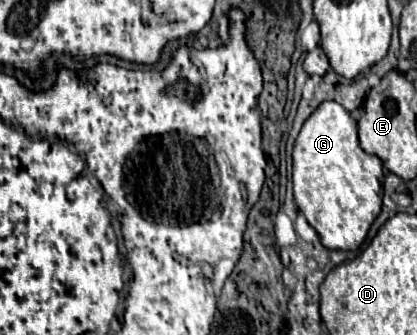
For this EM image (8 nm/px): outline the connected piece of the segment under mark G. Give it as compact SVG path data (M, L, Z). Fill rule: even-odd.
M322 101L300 129L292 161L296 205L320 235L320 243L328 249L358 249L380 213L384 171L376 155L360 149L356 120L336 101Z

